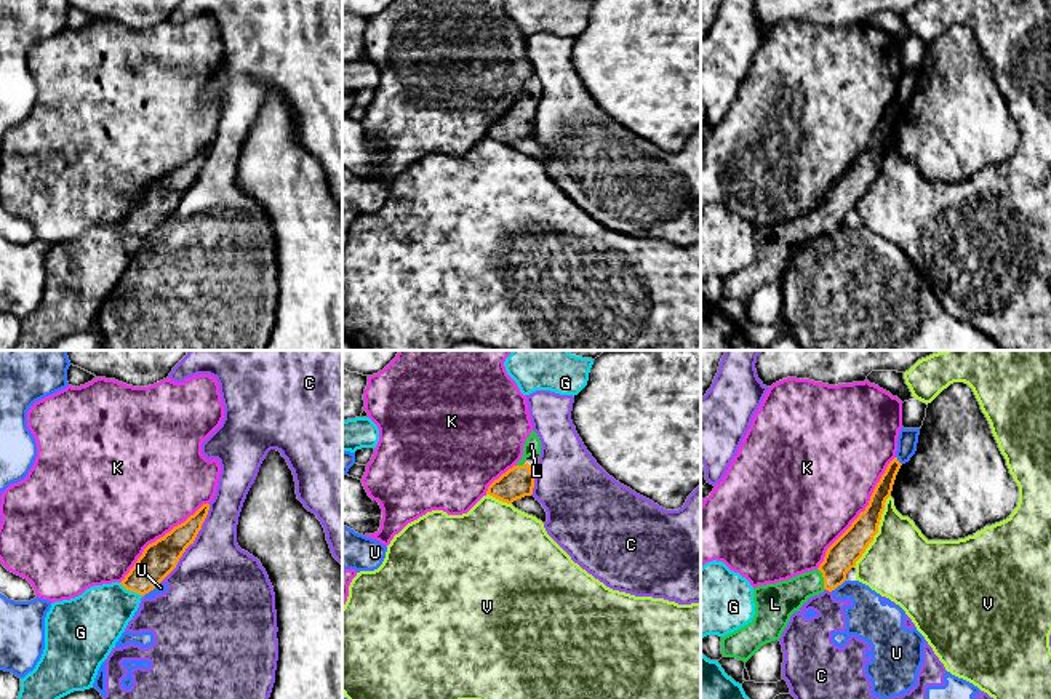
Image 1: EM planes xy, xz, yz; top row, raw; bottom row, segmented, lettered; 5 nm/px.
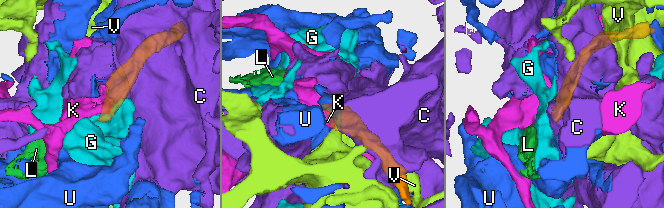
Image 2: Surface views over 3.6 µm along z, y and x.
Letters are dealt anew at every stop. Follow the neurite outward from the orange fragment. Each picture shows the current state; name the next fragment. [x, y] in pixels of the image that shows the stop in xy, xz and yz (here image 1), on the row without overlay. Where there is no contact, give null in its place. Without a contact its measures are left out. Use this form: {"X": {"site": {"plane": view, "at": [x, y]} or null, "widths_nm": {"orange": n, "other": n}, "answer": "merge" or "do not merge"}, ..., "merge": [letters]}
{"C": {"site": {"plane": "xy", "at": [192, 184]}, "widths_nm": {"orange": 180, "other": 440}, "answer": "do not merge"}, "G": {"site": {"plane": "xy", "at": [131, 232]}, "widths_nm": {"orange": 180, "other": 300}, "answer": "do not merge"}, "K": {"site": {"plane": "yz", "at": [861, 154]}, "widths_nm": {"orange": 160, "other": 500}, "answer": "do not merge"}, "L": {"site": {"plane": "yz", "at": [824, 221]}, "widths_nm": {"orange": 160, "other": 180}, "answer": "merge"}, "U": {"site": {"plane": "xy", "at": [151, 231]}, "widths_nm": {"orange": 180, "other": 50}, "answer": "do not merge"}, "V": {"site": {"plane": "yz", "at": [877, 173]}, "widths_nm": {"orange": 160, "other": 360}, "answer": "do not merge"}, "merge": ["L"]}

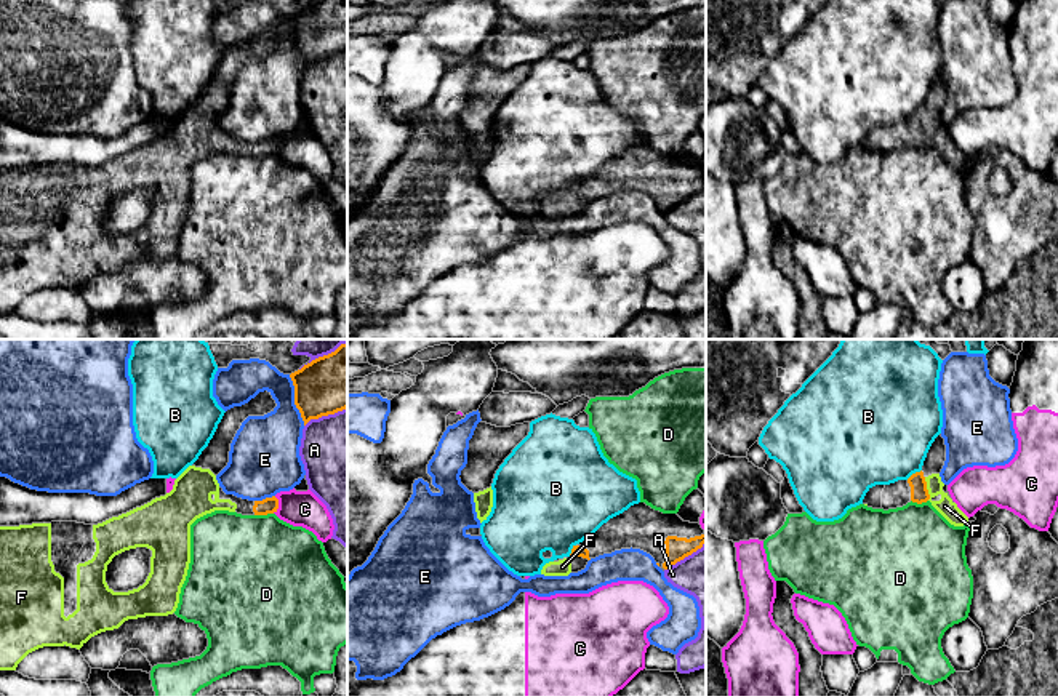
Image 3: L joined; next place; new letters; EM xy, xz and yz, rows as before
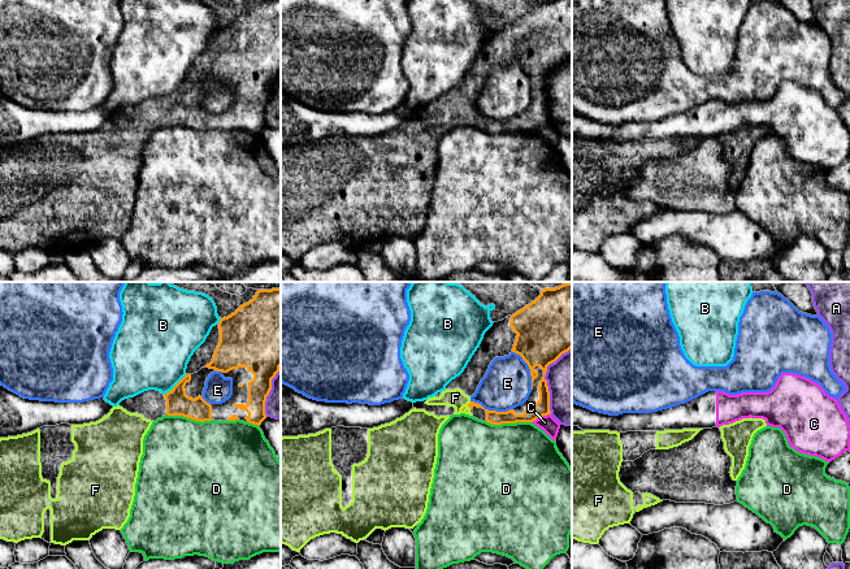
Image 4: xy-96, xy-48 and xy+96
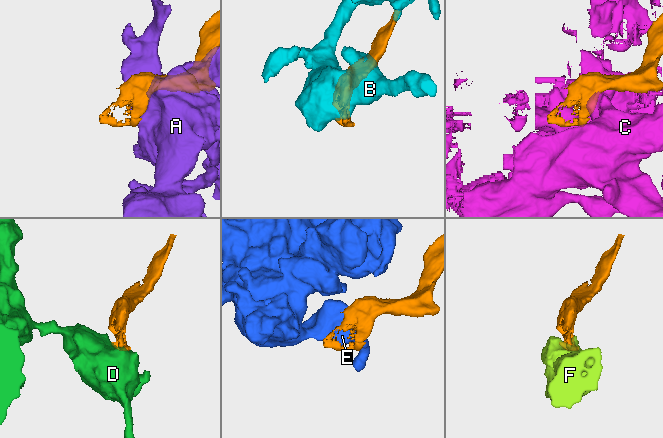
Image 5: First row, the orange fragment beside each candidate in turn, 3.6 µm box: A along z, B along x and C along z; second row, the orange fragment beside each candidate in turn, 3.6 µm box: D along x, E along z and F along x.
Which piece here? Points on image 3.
{"A": {"site": {"plane": "xy", "at": [325, 56]}, "widths_nm": {"orange": 280, "other": 440}, "answer": "do not merge"}, "B": {"site": {"plane": "yz", "at": [913, 116]}, "widths_nm": {"orange": 90, "other": 480}, "answer": "do not merge"}, "C": {"site": {"plane": "xy", "at": [277, 146]}, "widths_nm": {"orange": 80, "other": 180}, "answer": "do not merge"}, "D": {"site": {"plane": "xy", "at": [263, 156]}, "widths_nm": {"orange": 80, "other": 500}, "answer": "do not merge"}, "E": {"site": {"plane": "xy", "at": [295, 42]}, "widths_nm": {"orange": 280, "other": 280}, "answer": "do not merge"}, "F": {"site": {"plane": "yz", "at": [925, 130]}, "widths_nm": {"orange": 90, "other": 90}, "answer": "merge"}, "merge": ["F"]}

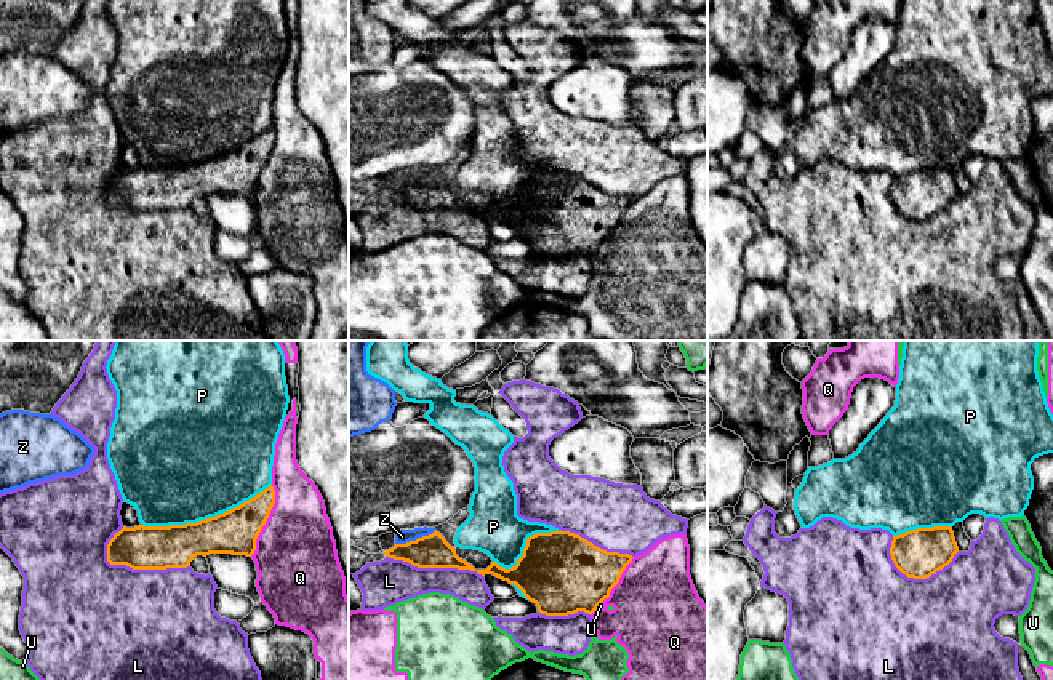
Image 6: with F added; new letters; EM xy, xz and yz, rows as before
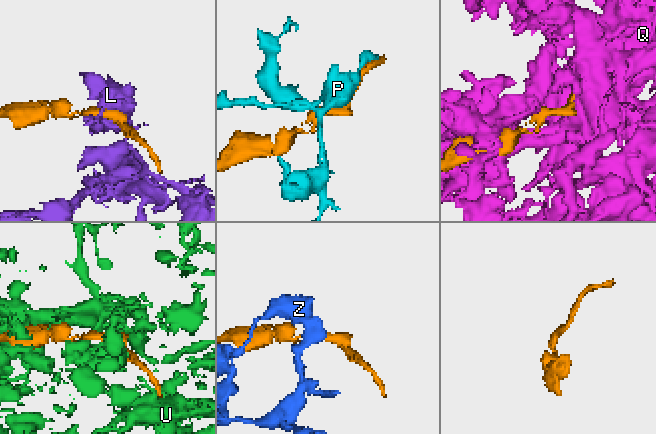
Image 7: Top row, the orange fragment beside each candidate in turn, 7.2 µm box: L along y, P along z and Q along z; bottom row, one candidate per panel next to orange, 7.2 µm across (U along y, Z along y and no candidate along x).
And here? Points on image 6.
{"L": {"site": {"plane": "xy", "at": [141, 210]}, "widths_nm": {"orange": 220, "other": 500}, "answer": "do not merge"}, "P": {"site": {"plane": "xy", "at": [207, 160]}, "widths_nm": {"orange": 220, "other": 500}, "answer": "do not merge"}, "Q": {"site": {"plane": "xy", "at": [266, 162]}, "widths_nm": {"orange": 220, "other": 420}, "answer": "do not merge"}, "U": {"site": {"plane": "xz", "at": [600, 244]}, "widths_nm": {"orange": 400, "other": 20}, "answer": "do not merge"}, "Z": {"site": {"plane": "xz", "at": [416, 181]}, "widths_nm": {"orange": 170, "other": 70}, "answer": "do not merge"}, "merge": []}

